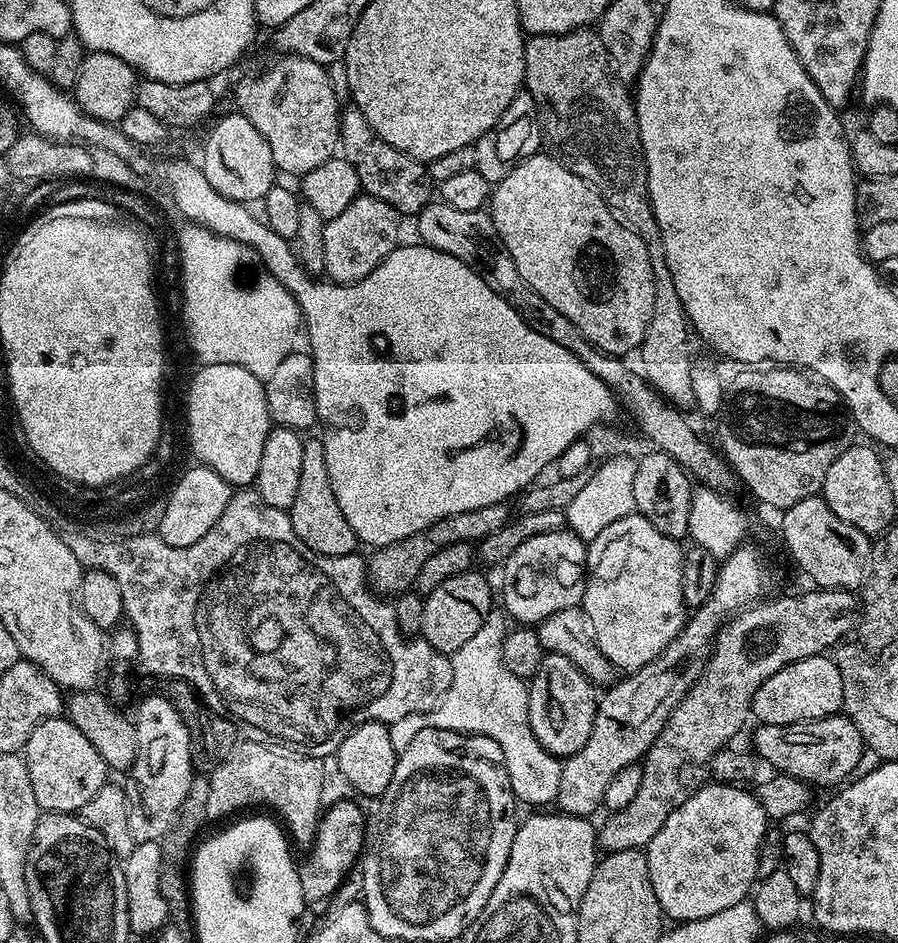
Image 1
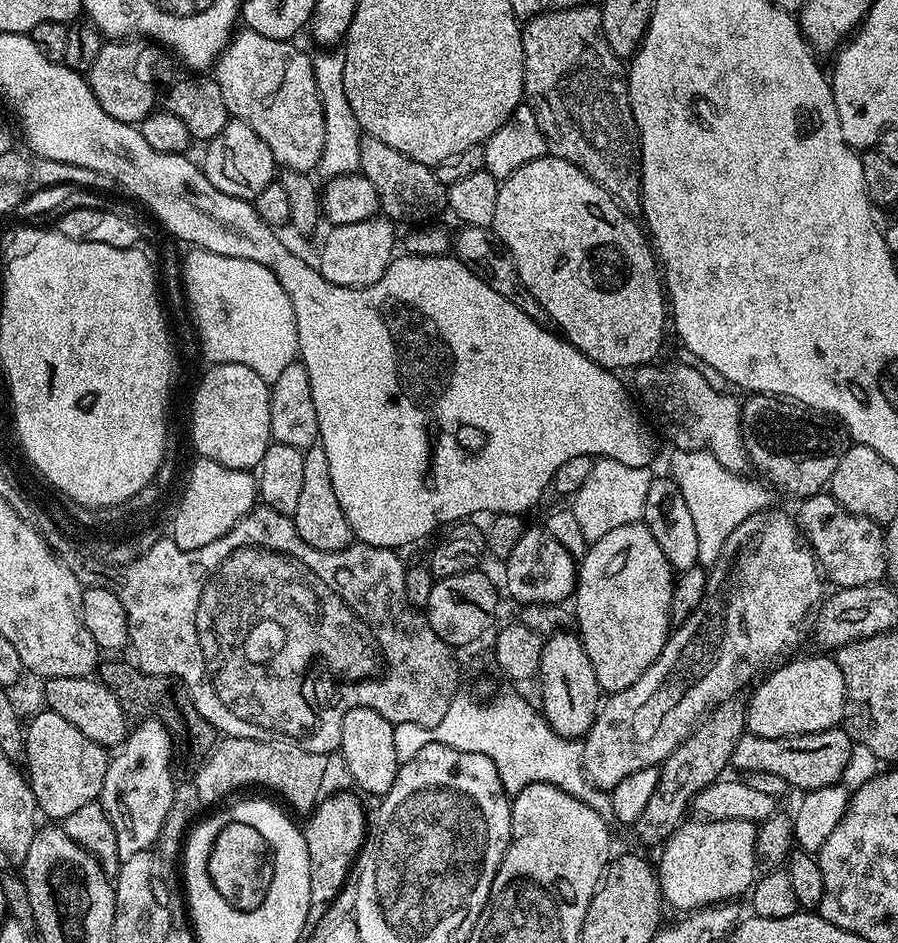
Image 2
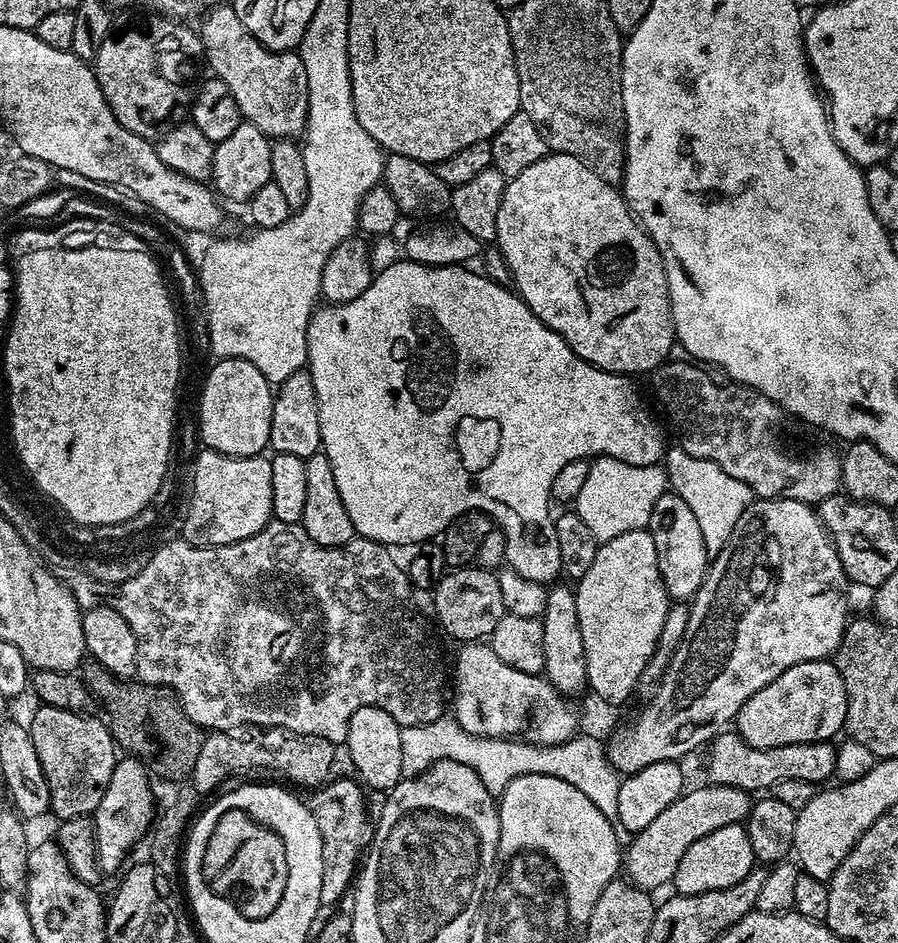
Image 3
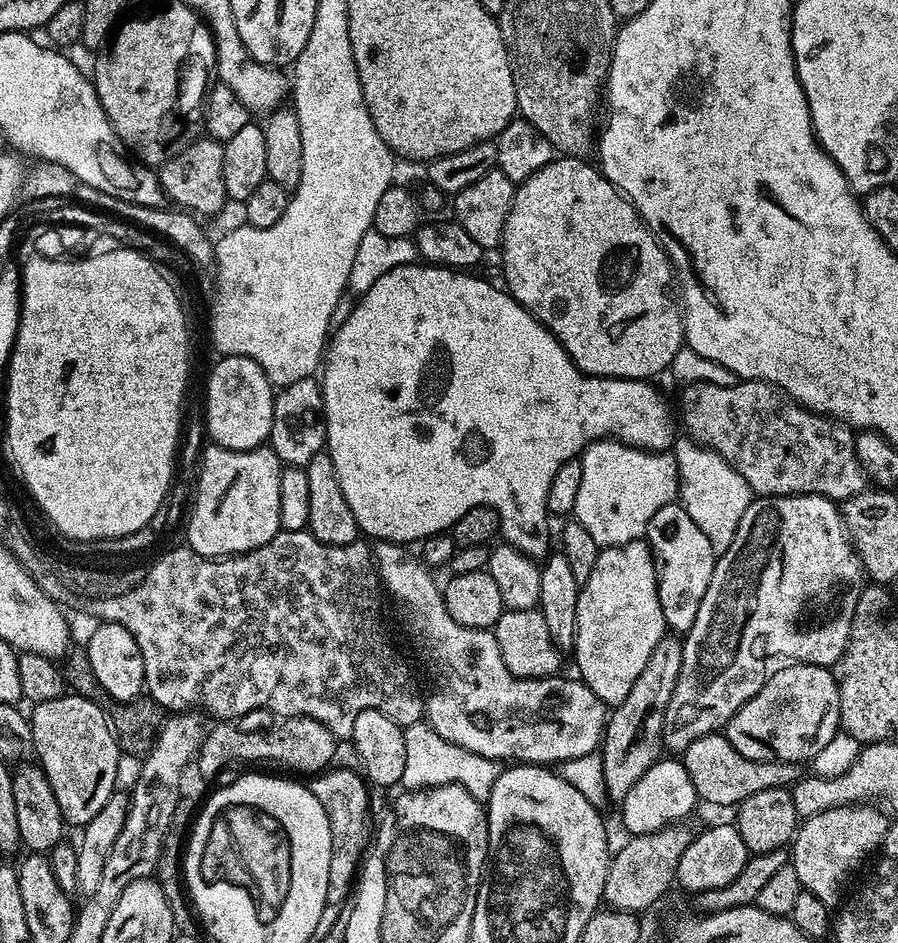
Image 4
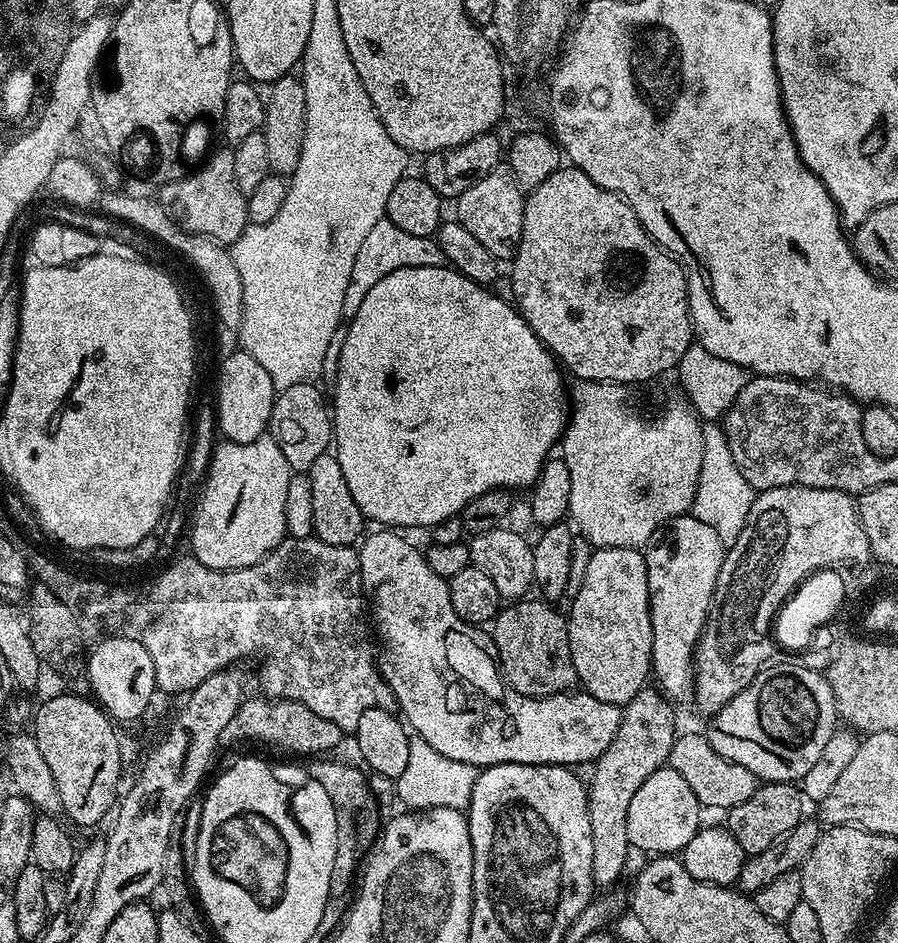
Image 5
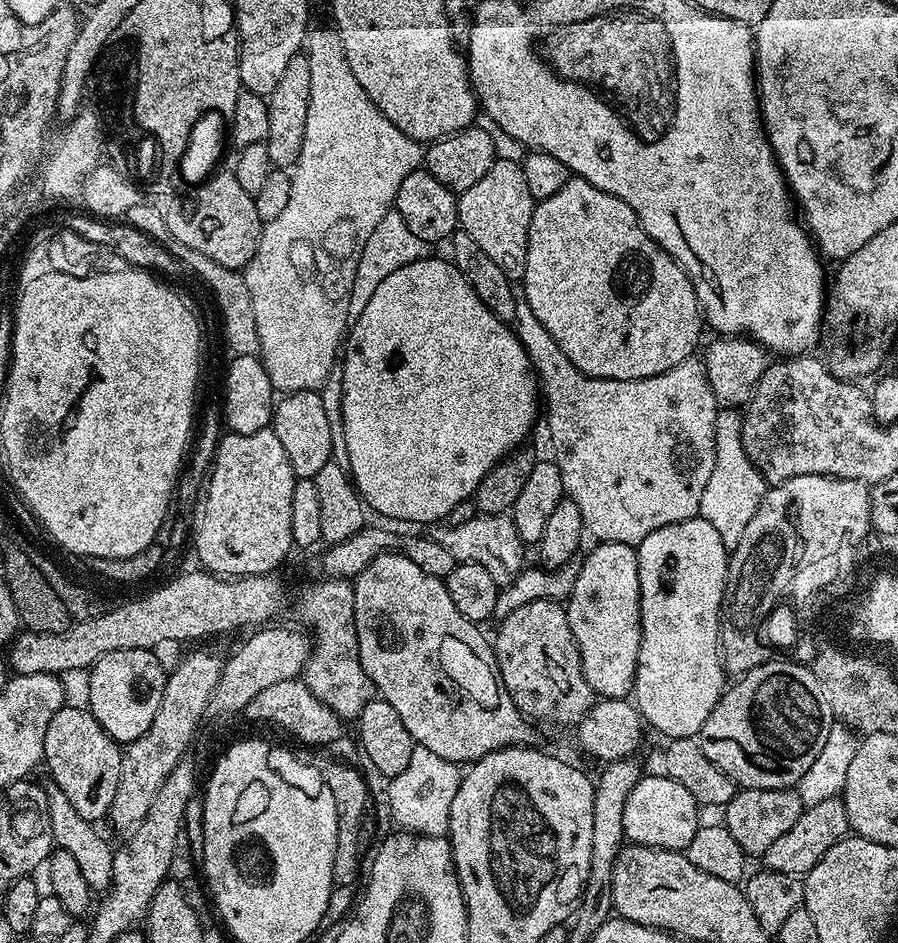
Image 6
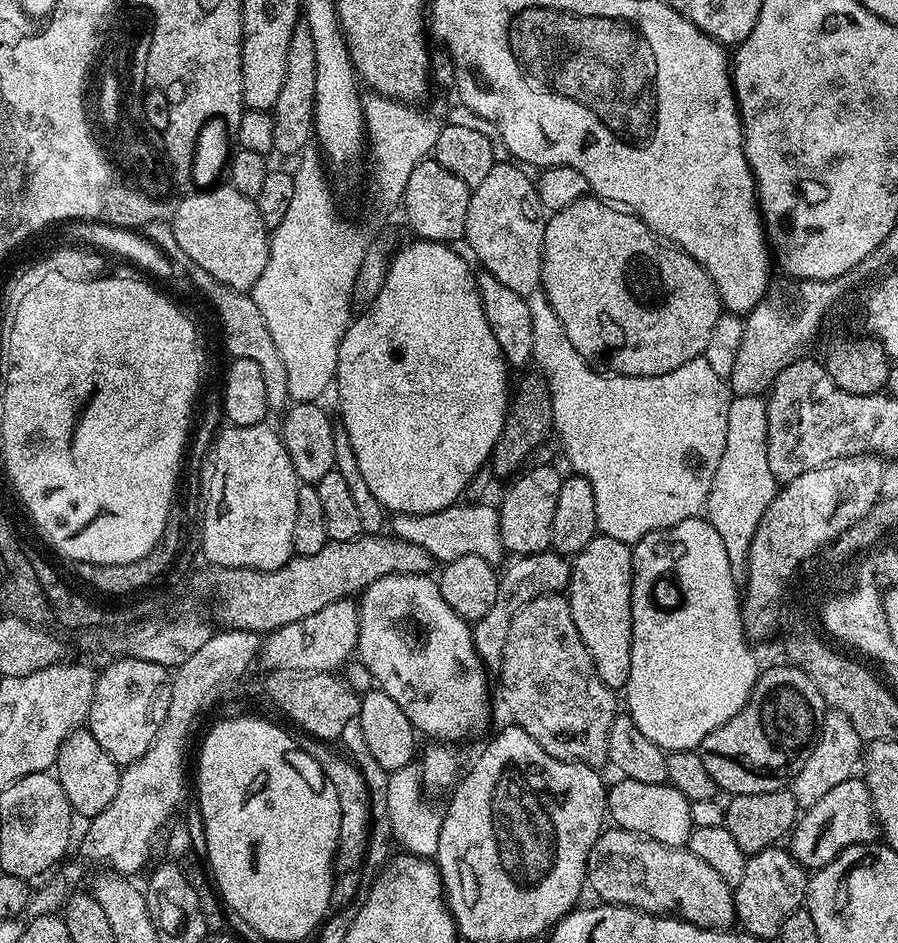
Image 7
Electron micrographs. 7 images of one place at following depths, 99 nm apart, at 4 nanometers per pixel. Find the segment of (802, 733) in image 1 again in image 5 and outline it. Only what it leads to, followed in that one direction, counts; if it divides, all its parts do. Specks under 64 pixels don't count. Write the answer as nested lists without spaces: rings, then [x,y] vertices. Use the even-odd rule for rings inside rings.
[[[681,731],[676,737],[674,746],[668,755],[667,767],[678,770],[682,774],[683,780],[690,785],[690,790],[694,790],[694,798],[705,809],[721,808],[727,810],[738,806],[738,802],[746,802],[750,794],[758,787],[758,781],[746,766],[738,766],[738,762],[730,762],[710,746],[707,735],[696,732]]]

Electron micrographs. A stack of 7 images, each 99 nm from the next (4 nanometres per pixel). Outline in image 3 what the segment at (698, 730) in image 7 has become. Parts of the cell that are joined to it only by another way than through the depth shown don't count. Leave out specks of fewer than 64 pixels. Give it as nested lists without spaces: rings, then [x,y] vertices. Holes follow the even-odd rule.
[[[668,490],[650,514],[646,531],[654,538],[654,550],[658,550],[658,570],[669,597],[676,602],[688,602],[696,595],[708,573],[710,558],[706,554],[706,542],[702,542],[702,529],[694,519],[690,506],[682,502],[675,492]]]

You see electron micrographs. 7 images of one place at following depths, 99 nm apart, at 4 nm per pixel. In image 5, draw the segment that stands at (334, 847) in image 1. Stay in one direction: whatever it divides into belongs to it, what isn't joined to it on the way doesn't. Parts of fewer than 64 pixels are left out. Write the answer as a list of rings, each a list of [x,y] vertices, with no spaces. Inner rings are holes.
[[[336,758],[313,759],[309,763],[312,765],[307,765],[306,771],[315,780],[322,782],[326,794],[330,794],[330,802],[334,802],[334,818],[338,826],[338,850],[334,850],[334,871],[330,873],[330,897],[338,898],[347,894],[351,884],[353,887],[362,861],[380,834],[382,817],[376,805],[376,795],[368,785],[365,769],[332,759]]]

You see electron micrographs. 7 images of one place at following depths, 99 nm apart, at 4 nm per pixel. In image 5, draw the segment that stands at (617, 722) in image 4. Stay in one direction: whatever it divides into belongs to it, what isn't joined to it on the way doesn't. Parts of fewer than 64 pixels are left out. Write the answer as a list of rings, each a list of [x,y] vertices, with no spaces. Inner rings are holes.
[[[646,686],[629,704],[623,705],[620,714],[620,725],[617,733],[614,734],[610,746],[600,757],[594,761],[592,772],[592,781],[587,781],[588,790],[588,813],[590,814],[590,842],[594,845],[594,866],[592,867],[592,883],[597,889],[608,890],[613,887],[612,884],[624,872],[624,867],[628,864],[628,852],[630,845],[628,835],[626,834],[626,814],[630,814],[630,801],[638,791],[638,786],[654,774],[654,770],[665,767],[668,763],[668,755],[674,746],[678,735],[676,728],[676,716],[672,713],[673,705],[667,696],[655,687]]]

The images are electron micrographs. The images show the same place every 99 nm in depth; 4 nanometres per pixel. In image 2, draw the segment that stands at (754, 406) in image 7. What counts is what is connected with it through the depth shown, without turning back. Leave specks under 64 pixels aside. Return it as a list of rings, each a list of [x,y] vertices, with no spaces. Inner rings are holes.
[[[676,450],[671,454],[670,476],[675,480],[678,490],[682,490],[682,498],[686,498],[686,506],[690,509],[690,518],[698,538],[696,563],[700,566],[714,565],[722,554],[722,546],[726,546],[726,538],[730,538],[730,534],[734,534],[734,530],[738,530],[738,526],[742,526],[750,514],[758,514],[769,507],[769,489],[759,479],[747,480],[747,475],[731,472],[709,452]]]

